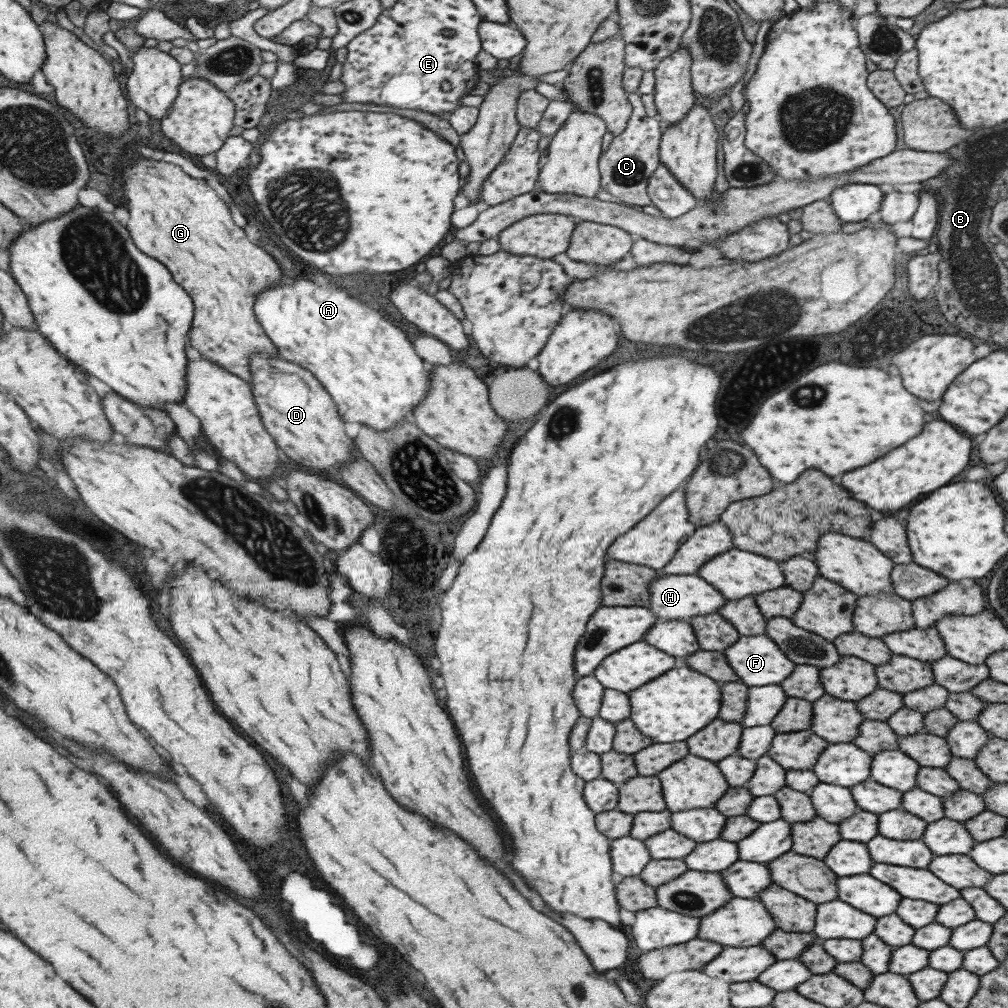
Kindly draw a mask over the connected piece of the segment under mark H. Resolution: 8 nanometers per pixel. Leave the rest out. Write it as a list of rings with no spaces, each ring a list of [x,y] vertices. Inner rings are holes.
[[[696,574],[663,575],[649,581],[649,605],[646,607],[658,620],[685,621],[691,617],[715,613],[725,605],[725,601],[716,588]]]

